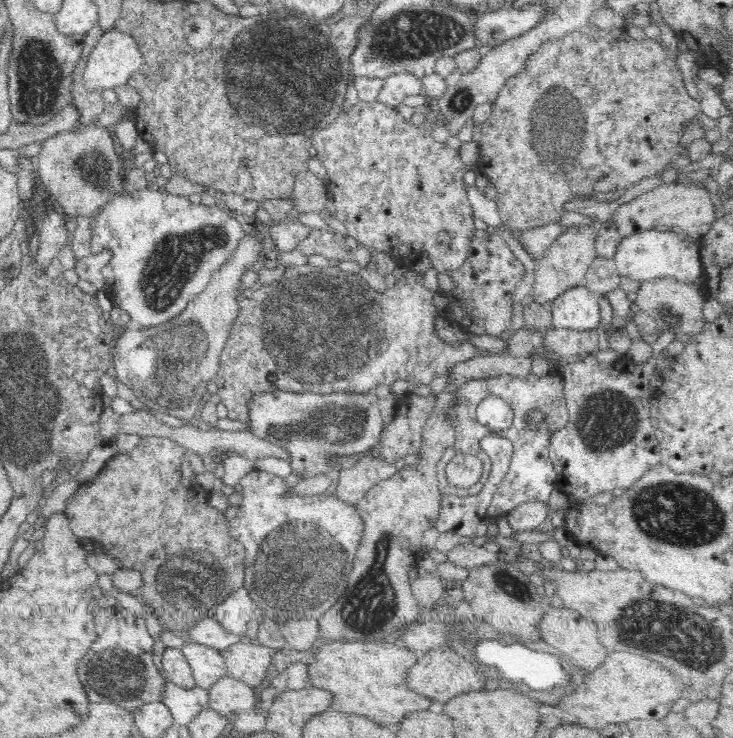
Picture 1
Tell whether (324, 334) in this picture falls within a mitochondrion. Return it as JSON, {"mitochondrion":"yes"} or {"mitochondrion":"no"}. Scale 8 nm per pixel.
{"mitochondrion":"yes"}

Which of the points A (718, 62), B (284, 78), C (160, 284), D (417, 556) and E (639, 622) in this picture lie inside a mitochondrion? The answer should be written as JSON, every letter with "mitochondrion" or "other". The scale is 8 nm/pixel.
{"A":"other","B":"mitochondrion","C":"mitochondrion","D":"other","E":"mitochondrion"}

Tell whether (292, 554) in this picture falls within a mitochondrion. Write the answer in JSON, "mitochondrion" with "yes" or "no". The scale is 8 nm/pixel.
{"mitochondrion":"yes"}

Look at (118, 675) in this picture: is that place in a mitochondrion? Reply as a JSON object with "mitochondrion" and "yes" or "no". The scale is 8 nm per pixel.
{"mitochondrion":"yes"}

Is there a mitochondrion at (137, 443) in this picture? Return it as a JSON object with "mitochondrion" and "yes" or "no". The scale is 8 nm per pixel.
{"mitochondrion":"no"}

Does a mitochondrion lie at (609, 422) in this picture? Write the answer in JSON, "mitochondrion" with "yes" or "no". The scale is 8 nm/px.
{"mitochondrion":"yes"}

